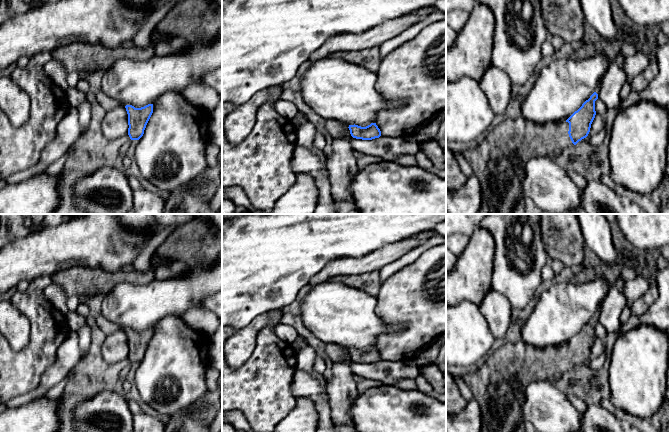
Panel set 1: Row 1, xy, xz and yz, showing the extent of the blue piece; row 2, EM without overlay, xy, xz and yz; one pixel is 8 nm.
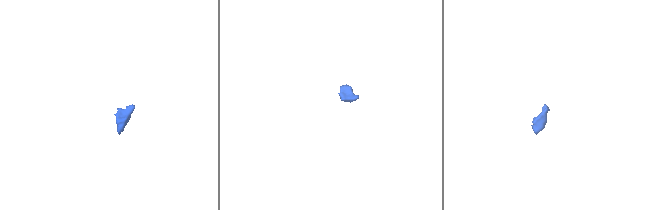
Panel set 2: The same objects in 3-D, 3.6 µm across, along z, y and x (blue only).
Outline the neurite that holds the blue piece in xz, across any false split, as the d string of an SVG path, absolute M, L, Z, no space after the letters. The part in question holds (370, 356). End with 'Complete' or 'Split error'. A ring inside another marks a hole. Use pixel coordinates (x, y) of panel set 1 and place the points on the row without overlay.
M371 347L366 351L349 349L350 358L353 362L362 364L372 364L381 360L381 355L376 347Z. Complete

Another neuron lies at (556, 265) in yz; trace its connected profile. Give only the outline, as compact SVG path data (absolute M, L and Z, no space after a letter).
M549 259L548 264L552 268L554 274L559 274L564 267L564 264L558 259Z

